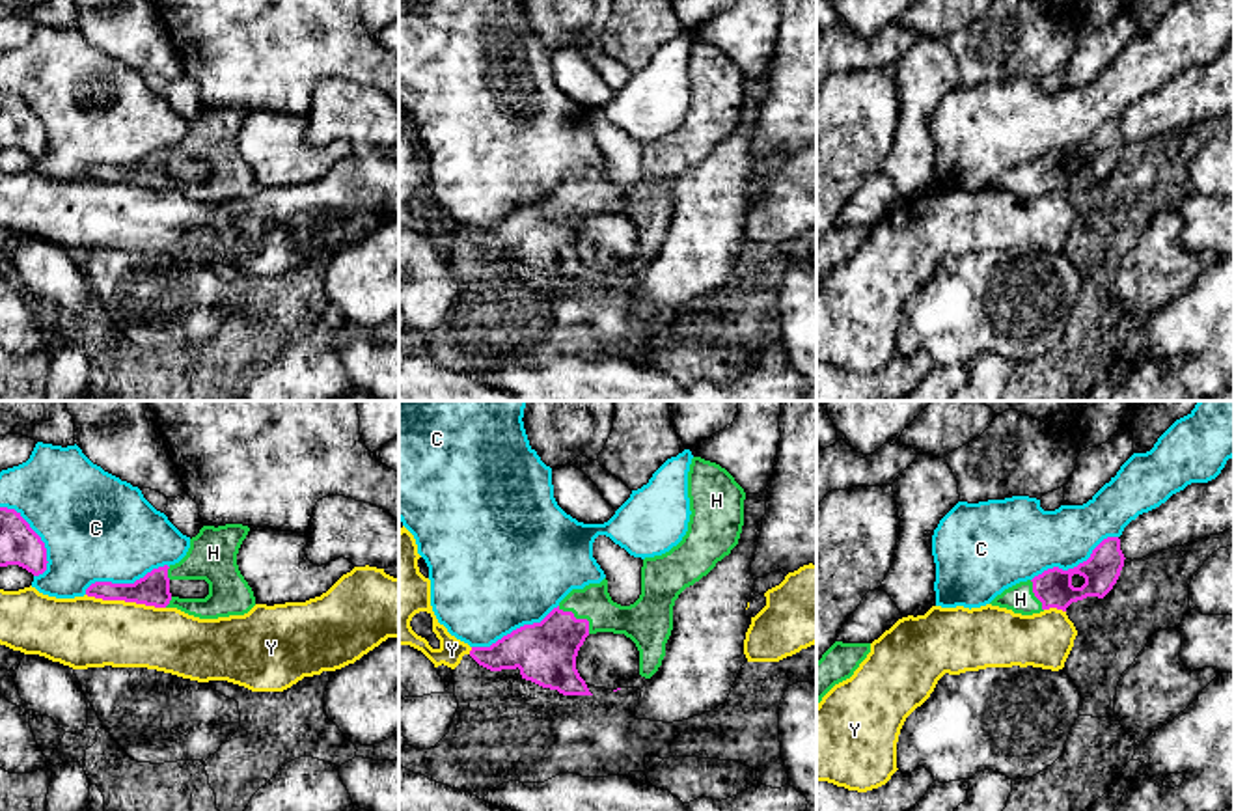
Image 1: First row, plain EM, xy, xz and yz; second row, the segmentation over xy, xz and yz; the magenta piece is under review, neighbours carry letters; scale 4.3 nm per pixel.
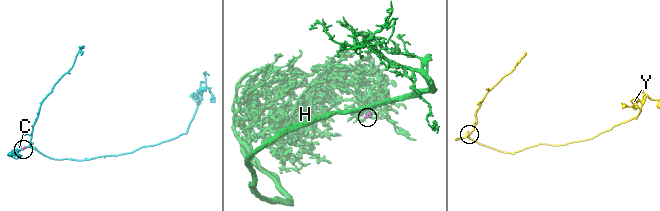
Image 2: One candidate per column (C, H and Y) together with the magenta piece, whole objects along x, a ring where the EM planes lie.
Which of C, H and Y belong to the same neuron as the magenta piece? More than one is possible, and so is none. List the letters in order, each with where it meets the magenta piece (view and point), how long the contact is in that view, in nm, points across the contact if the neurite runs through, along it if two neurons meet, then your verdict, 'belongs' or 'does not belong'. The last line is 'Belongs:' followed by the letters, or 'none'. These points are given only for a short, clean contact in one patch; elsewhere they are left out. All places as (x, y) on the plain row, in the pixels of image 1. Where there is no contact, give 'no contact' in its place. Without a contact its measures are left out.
C: yz (1074, 150) | 420 nm | does not belong
H: xz (578, 202) | 180 nm | belongs
Y: xy (125, 183) | 360 nm | does not belong
Belongs: H

